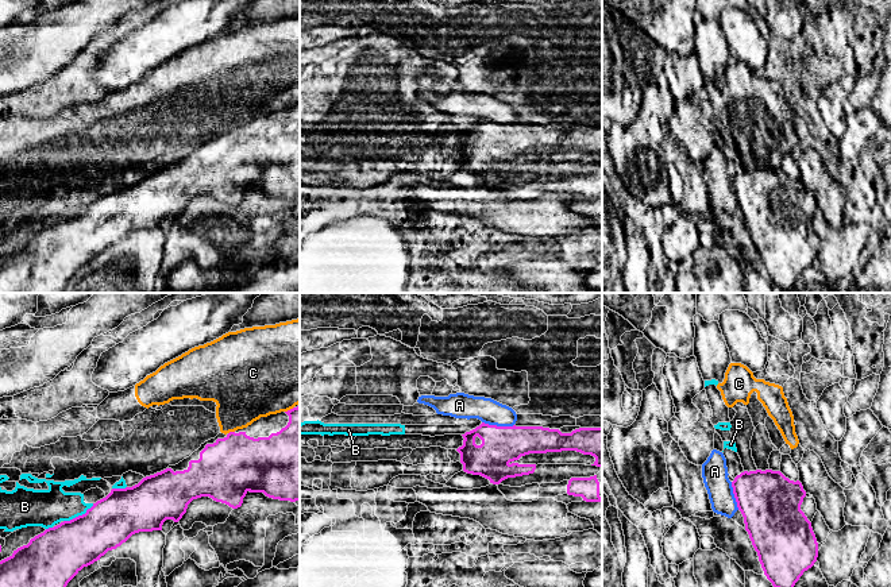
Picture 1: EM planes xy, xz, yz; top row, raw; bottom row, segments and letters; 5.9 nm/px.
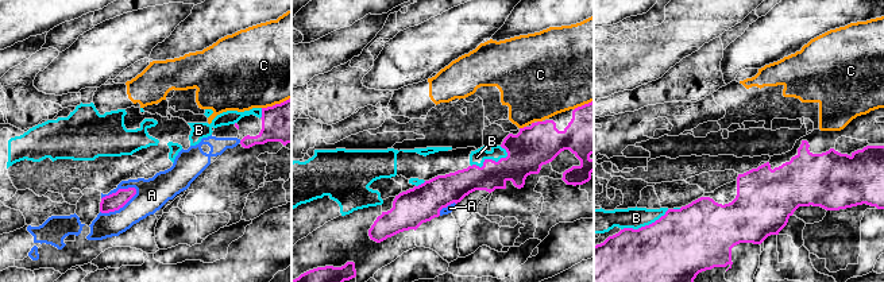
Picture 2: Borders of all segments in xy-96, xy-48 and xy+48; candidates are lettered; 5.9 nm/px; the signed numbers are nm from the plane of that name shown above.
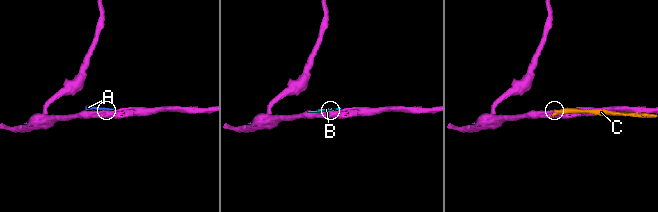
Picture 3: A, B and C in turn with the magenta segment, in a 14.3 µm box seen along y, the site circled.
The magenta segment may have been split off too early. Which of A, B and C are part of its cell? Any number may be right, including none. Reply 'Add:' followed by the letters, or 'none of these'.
Add: none of these

